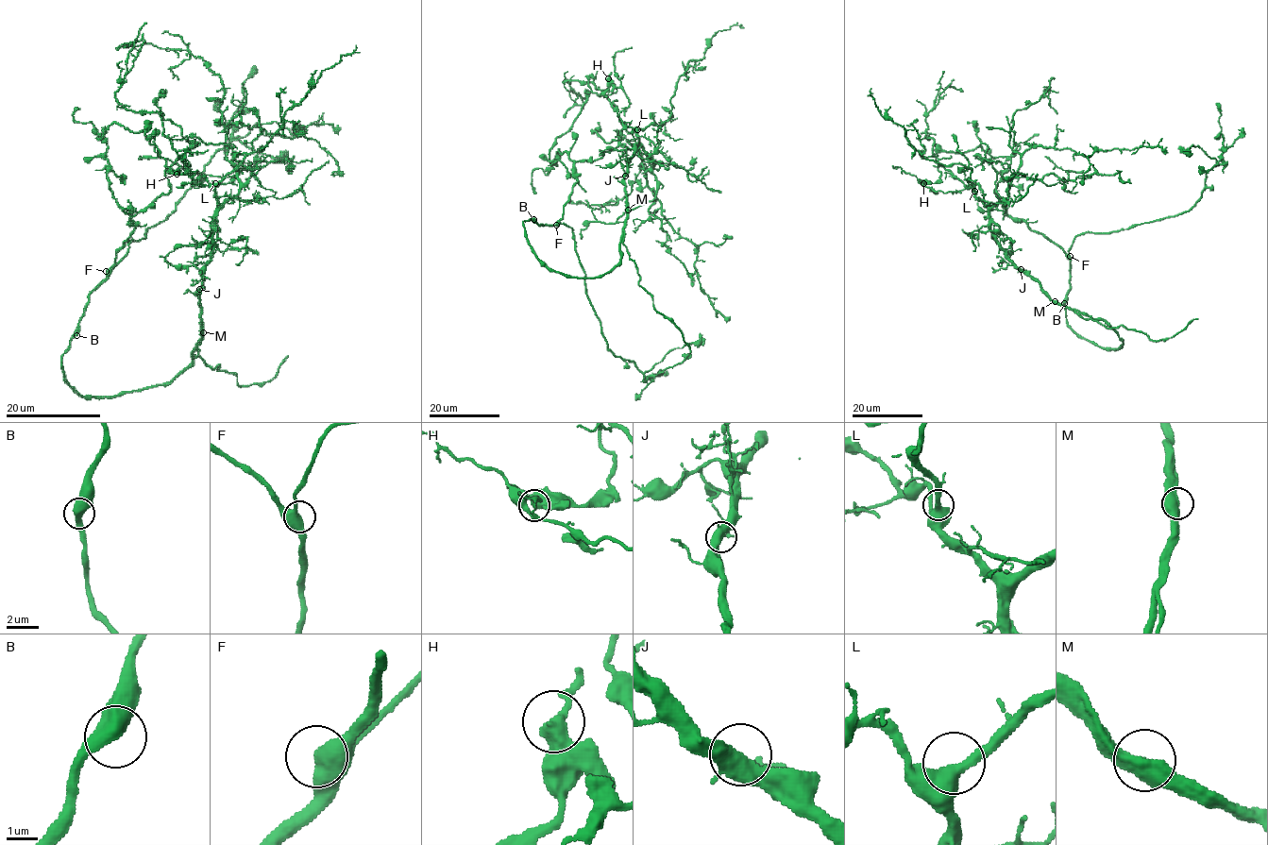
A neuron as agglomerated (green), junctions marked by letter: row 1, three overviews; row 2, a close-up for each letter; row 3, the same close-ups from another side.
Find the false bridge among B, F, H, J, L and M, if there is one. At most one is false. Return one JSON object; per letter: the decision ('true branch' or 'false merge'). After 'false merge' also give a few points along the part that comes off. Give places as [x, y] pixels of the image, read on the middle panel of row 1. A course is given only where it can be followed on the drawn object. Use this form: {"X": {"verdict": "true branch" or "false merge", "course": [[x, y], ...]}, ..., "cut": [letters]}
{"B": {"verdict": "true branch"}, "F": {"verdict": "true branch"}, "H": {"verdict": "true branch"}, "J": {"verdict": "true branch"}, "L": {"verdict": "true branch"}, "M": {"verdict": "true branch"}, "cut": []}

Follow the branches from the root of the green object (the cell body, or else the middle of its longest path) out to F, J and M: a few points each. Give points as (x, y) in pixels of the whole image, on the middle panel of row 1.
F: (593, 161), (577, 160), (574, 163), (577, 182), (564, 206), (563, 216), (556, 225)
J: (593, 161), (625, 138), (650, 168), (654, 162), (635, 145), (625, 176)
M: (593, 161), (625, 138), (650, 168), (652, 158), (634, 146), (624, 177), (628, 210)

